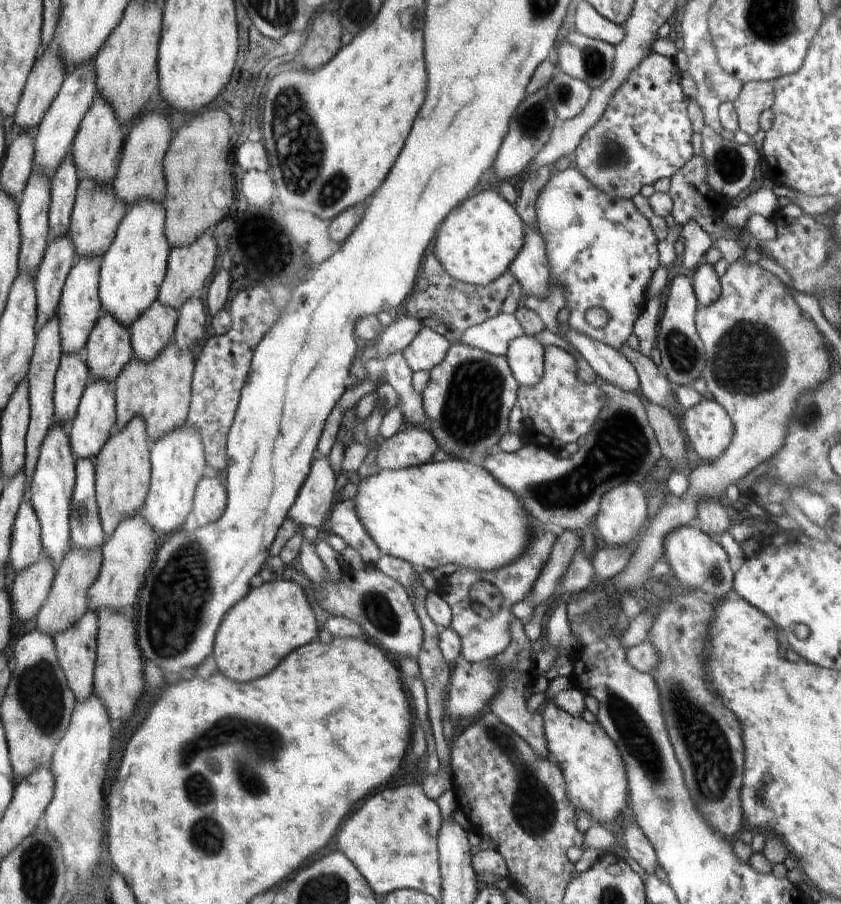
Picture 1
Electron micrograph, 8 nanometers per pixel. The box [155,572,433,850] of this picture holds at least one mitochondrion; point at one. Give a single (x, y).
(380, 613)

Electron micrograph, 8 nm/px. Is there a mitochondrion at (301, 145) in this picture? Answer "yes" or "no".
yes

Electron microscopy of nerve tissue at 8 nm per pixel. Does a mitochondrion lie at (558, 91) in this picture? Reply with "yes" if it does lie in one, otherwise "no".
yes

